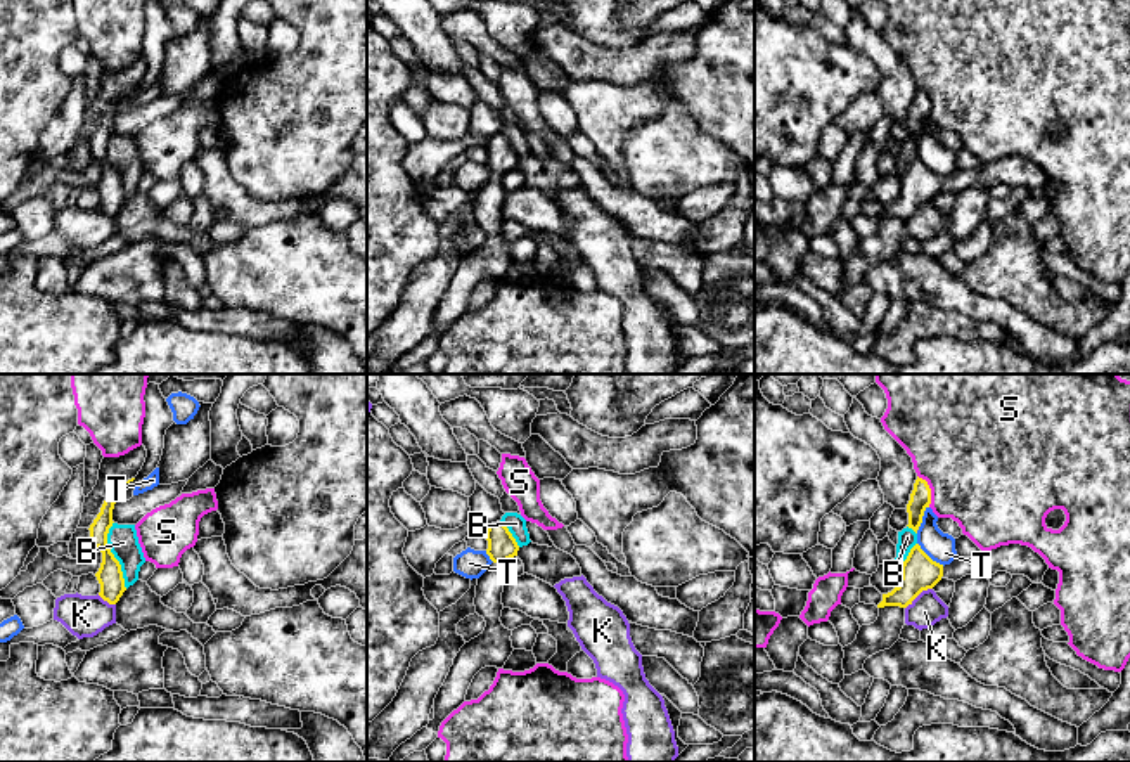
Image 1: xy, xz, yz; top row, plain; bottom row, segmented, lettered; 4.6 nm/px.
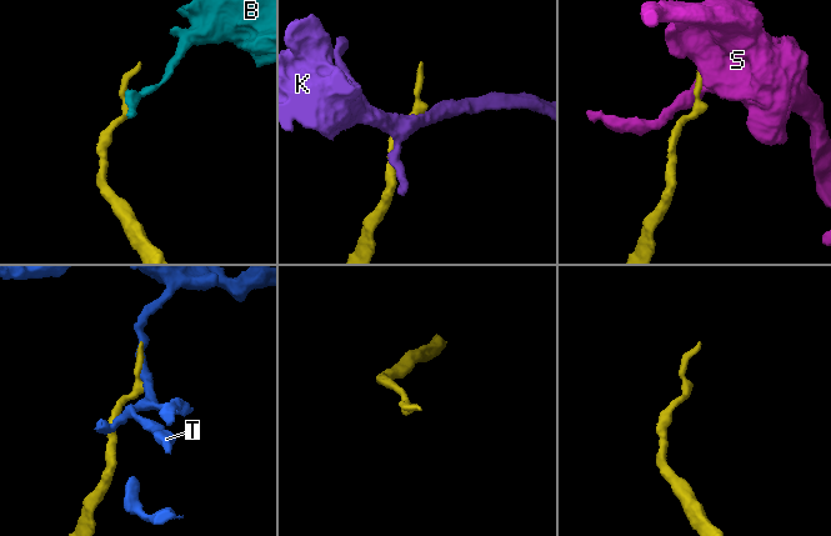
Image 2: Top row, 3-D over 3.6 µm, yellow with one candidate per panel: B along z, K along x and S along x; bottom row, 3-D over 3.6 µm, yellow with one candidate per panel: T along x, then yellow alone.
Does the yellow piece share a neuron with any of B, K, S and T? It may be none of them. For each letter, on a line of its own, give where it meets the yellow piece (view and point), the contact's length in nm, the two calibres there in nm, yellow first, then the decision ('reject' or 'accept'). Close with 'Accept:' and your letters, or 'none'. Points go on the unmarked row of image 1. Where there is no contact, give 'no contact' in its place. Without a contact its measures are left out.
B: meets yellow in xy at (113, 167); contact 320 nm long; 120 nm thick on the yellow side, 140 nm on the other; reject
K: meets yellow in yz at (918, 206); contact 160 nm long; 170 nm thick on the yellow side, 150 nm on the other; reject
S: meets yellow in yz at (930, 103); contact 160 nm long; 100 nm thick on the yellow side, 500 nm on the other; reject
T: meets yellow in yz at (921, 132); contact 140 nm long; 100 nm thick on the yellow side, 140 nm on the other; reject
Accept: none

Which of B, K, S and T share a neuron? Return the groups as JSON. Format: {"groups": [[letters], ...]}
{"groups": [["B"], ["K"], ["S"], ["T"]]}

